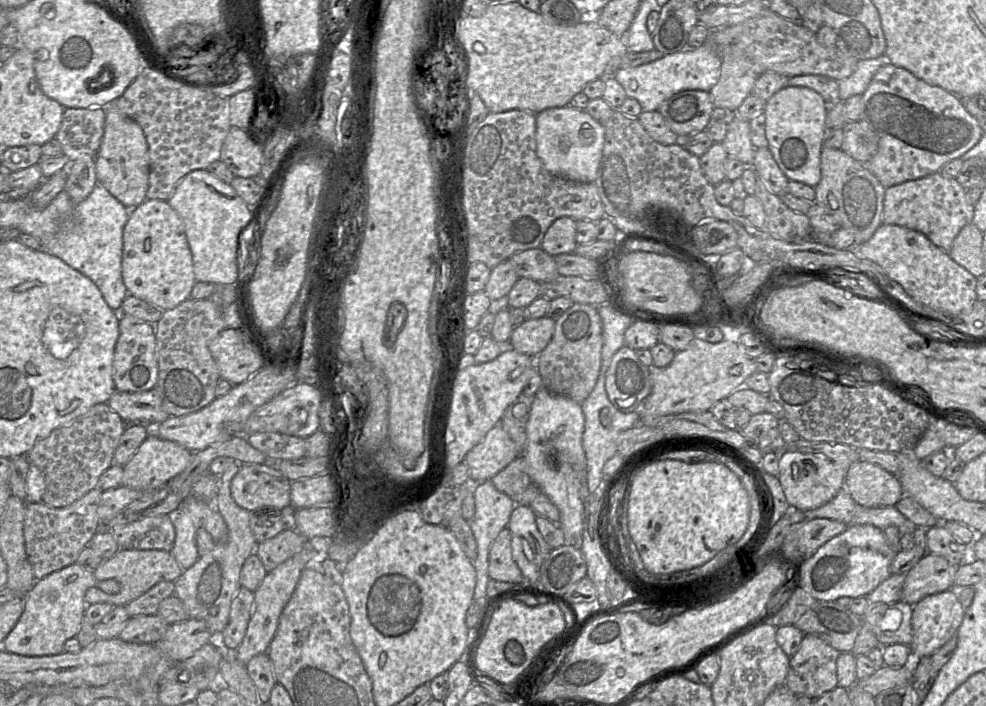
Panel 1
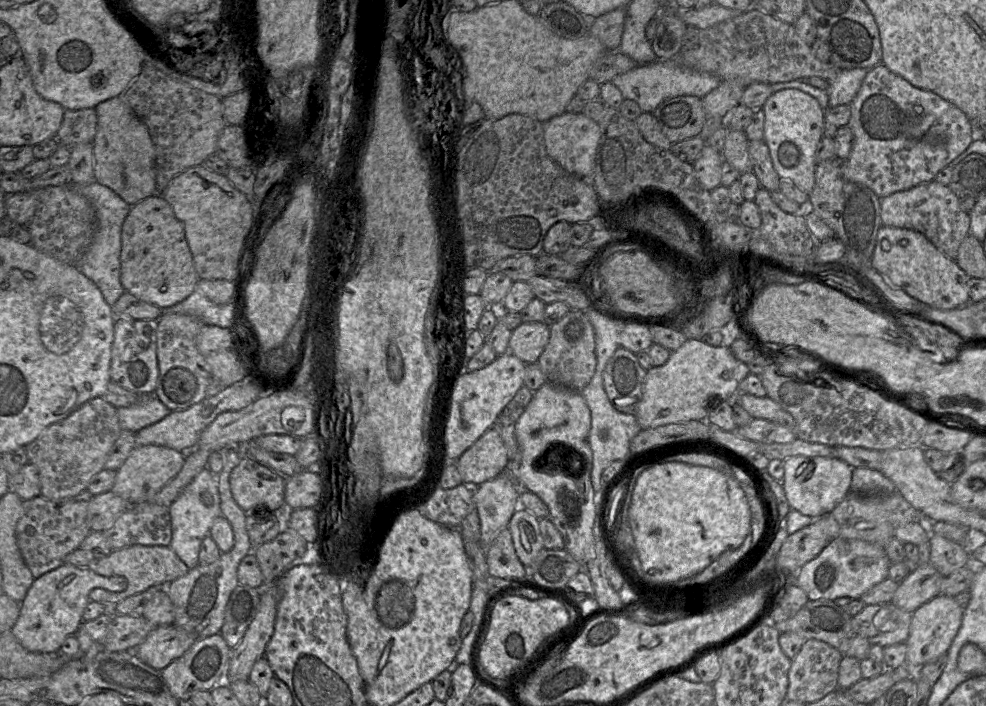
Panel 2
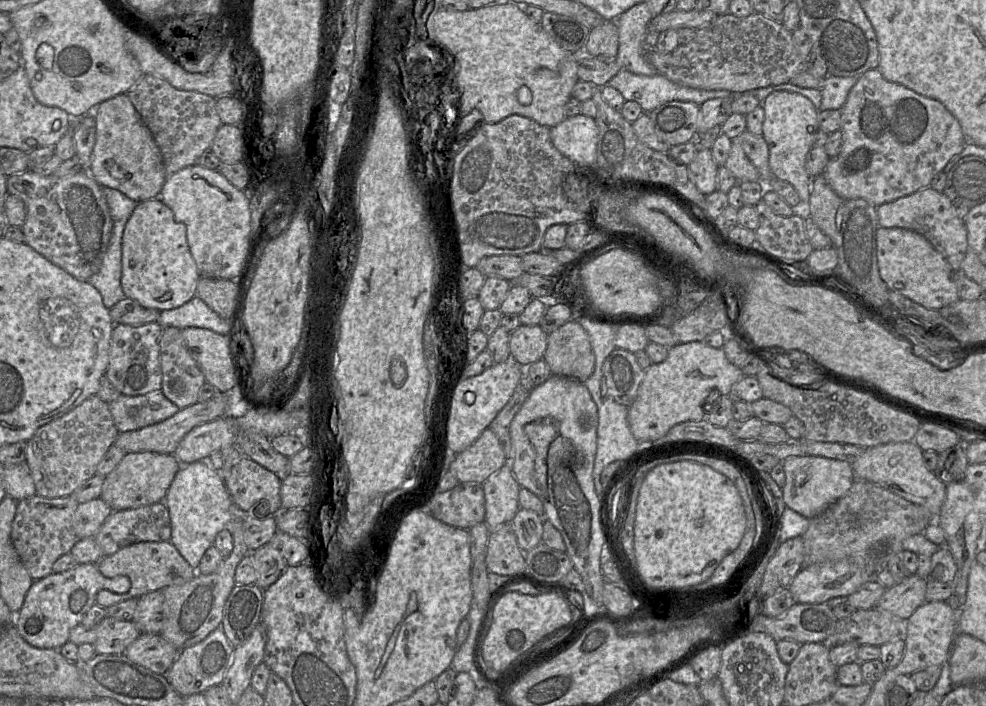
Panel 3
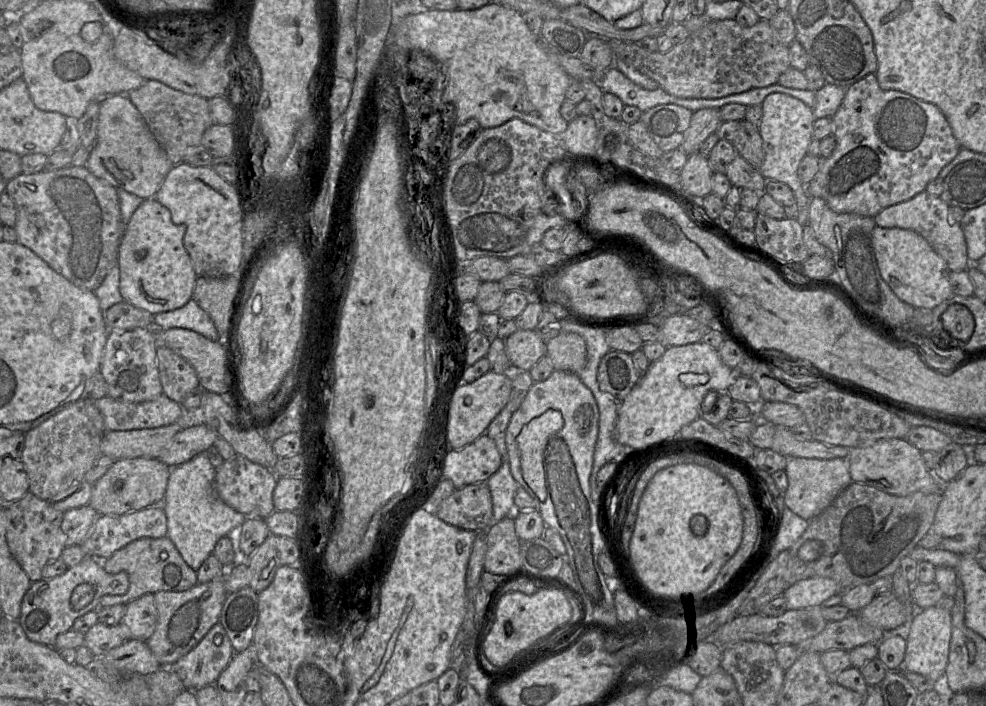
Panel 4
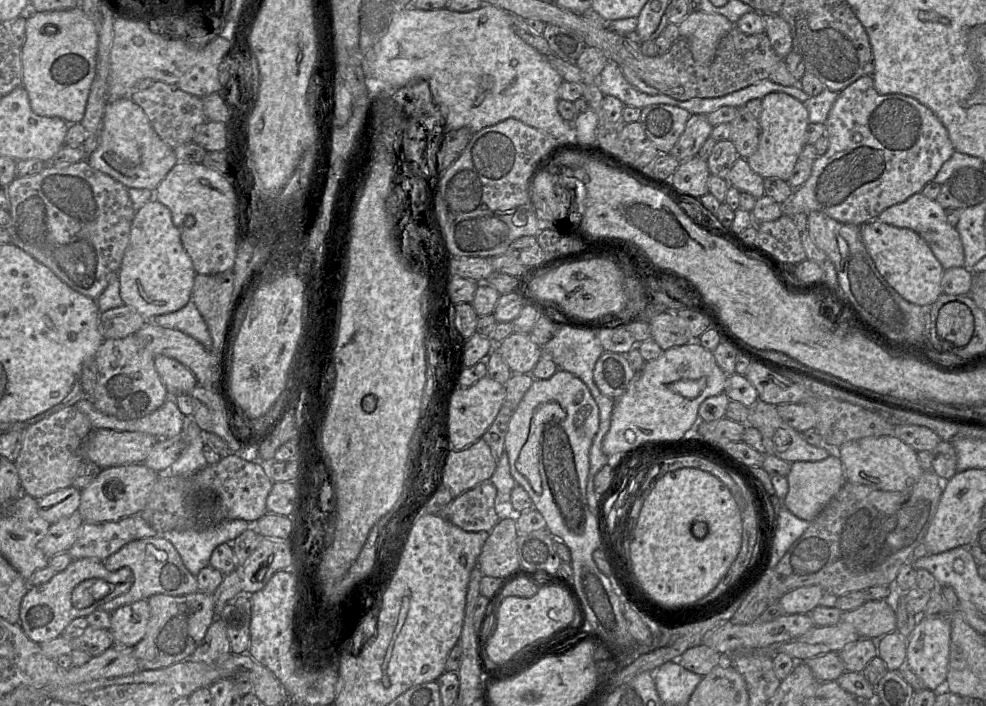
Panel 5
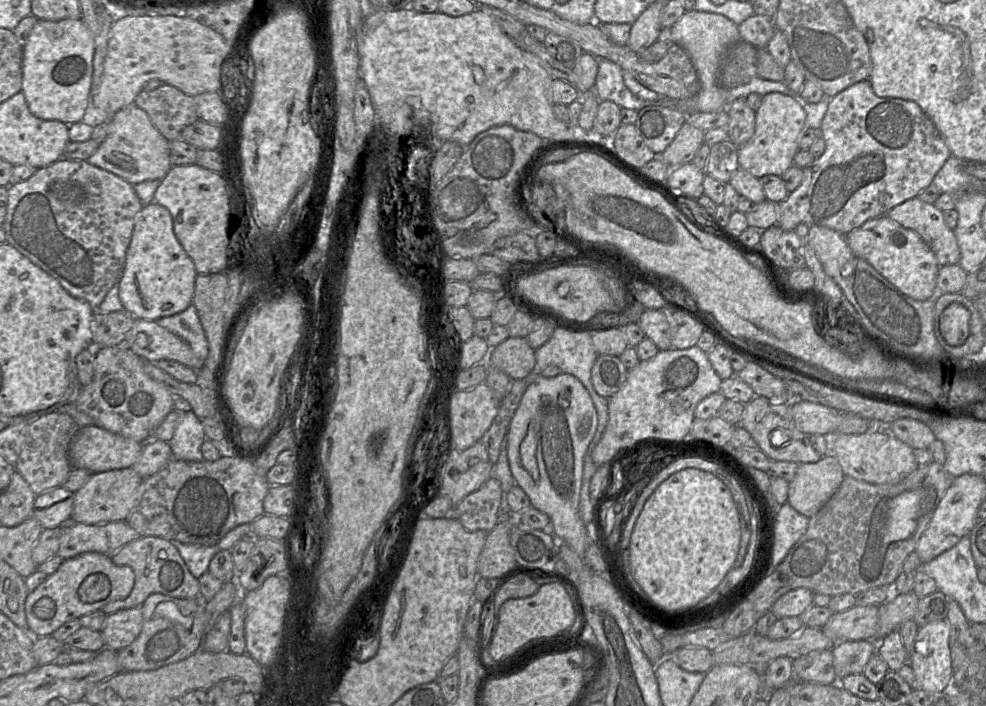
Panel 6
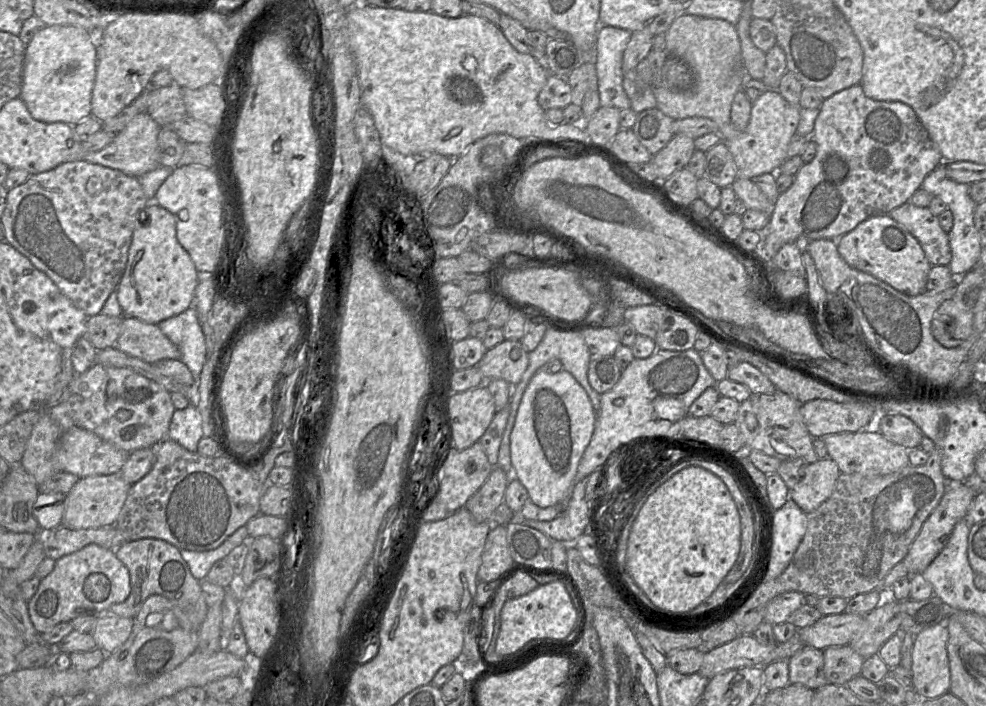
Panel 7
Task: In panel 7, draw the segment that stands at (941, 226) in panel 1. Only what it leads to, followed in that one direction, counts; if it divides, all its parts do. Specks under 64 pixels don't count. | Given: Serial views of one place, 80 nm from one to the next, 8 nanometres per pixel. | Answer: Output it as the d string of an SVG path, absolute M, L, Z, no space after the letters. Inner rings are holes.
M906 202L893 209L889 216L918 240L932 266L946 266L950 263L952 252L948 233L941 228L938 217L928 207Z

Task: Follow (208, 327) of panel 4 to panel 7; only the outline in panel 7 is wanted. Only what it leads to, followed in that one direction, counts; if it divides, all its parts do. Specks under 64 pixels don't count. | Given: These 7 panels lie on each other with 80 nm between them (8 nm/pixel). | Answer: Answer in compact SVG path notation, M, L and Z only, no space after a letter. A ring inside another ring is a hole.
M189 307L157 325L178 348L180 360L187 365L195 381L198 381L206 361L206 344L196 310Z

